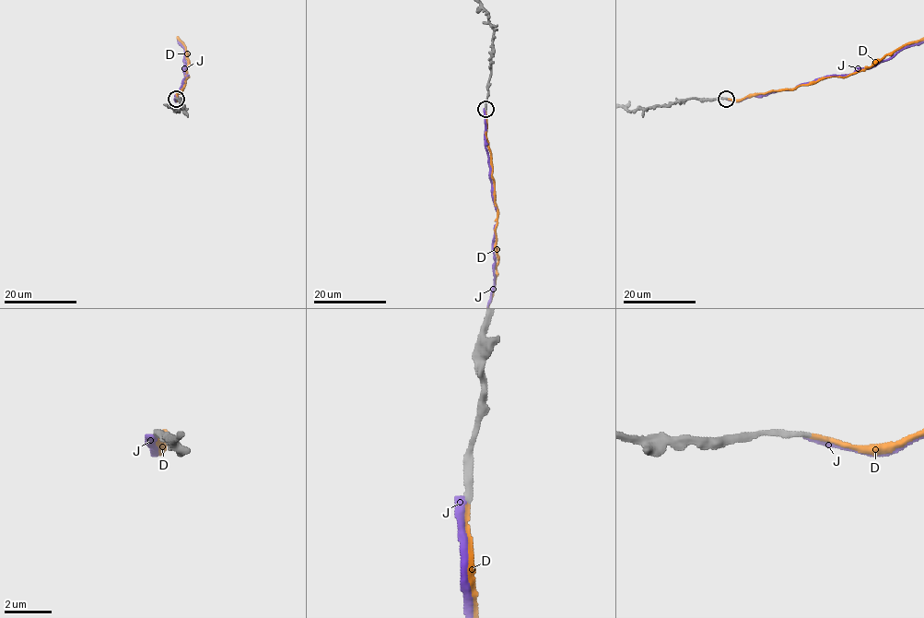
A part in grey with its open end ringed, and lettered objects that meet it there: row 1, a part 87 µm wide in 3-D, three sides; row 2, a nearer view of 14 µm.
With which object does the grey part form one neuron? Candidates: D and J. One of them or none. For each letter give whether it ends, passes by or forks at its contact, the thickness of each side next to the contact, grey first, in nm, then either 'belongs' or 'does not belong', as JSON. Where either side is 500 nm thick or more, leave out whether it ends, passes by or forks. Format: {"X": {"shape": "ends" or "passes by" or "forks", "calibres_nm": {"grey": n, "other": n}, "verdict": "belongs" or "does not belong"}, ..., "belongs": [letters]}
{"D": {"shape": "ends", "calibres_nm": {"grey": 240, "other": 240}, "verdict": "belongs"}, "J": {"shape": "ends", "calibres_nm": {"grey": 280, "other": 280}, "verdict": "does not belong"}, "belongs": ["D"]}

